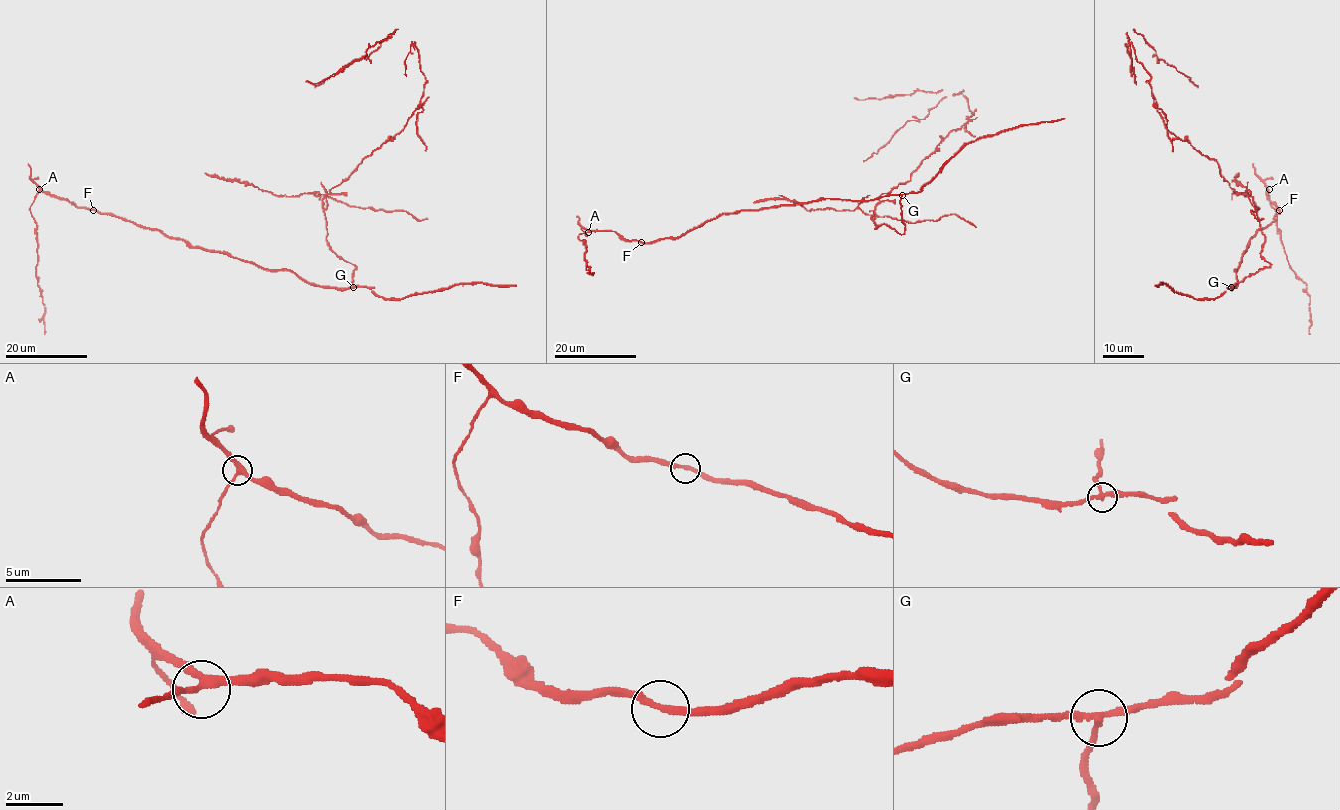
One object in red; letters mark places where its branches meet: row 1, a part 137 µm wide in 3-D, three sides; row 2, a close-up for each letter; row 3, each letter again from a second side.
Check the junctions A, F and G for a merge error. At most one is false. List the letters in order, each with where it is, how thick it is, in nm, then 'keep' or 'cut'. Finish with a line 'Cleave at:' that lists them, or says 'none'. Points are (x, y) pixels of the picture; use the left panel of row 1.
A: place (39, 189); calibre 280 nm; keep
F: place (93, 210); calibre 240 nm; keep
G: place (353, 287); calibre 220 nm; cut
Cleave at: G

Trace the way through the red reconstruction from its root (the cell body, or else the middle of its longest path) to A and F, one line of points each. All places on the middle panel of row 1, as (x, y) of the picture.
A: (900, 202), (900, 195), (821, 198), (736, 211), (679, 236), (649, 242), (624, 240), (613, 231), (588, 232)
F: (900, 202), (900, 195), (869, 200), (821, 198), (736, 211), (720, 214), (679, 236), (641, 242)

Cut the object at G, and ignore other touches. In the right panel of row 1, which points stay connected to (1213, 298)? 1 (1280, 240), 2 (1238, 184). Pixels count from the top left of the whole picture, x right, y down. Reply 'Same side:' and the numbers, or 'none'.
Same side: 1

